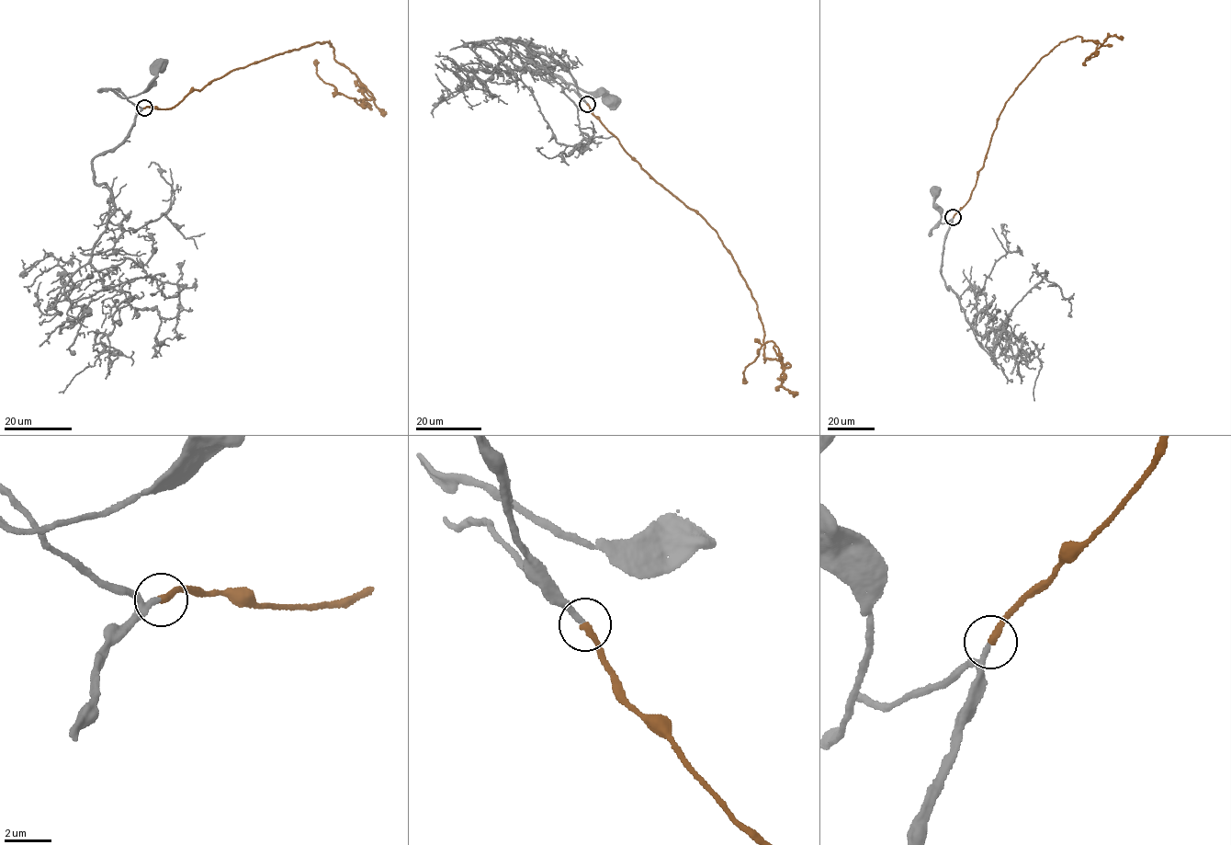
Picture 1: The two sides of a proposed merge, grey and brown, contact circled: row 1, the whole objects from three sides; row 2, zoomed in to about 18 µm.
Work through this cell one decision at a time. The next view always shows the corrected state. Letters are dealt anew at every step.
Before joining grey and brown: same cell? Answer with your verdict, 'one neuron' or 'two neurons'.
one neuron

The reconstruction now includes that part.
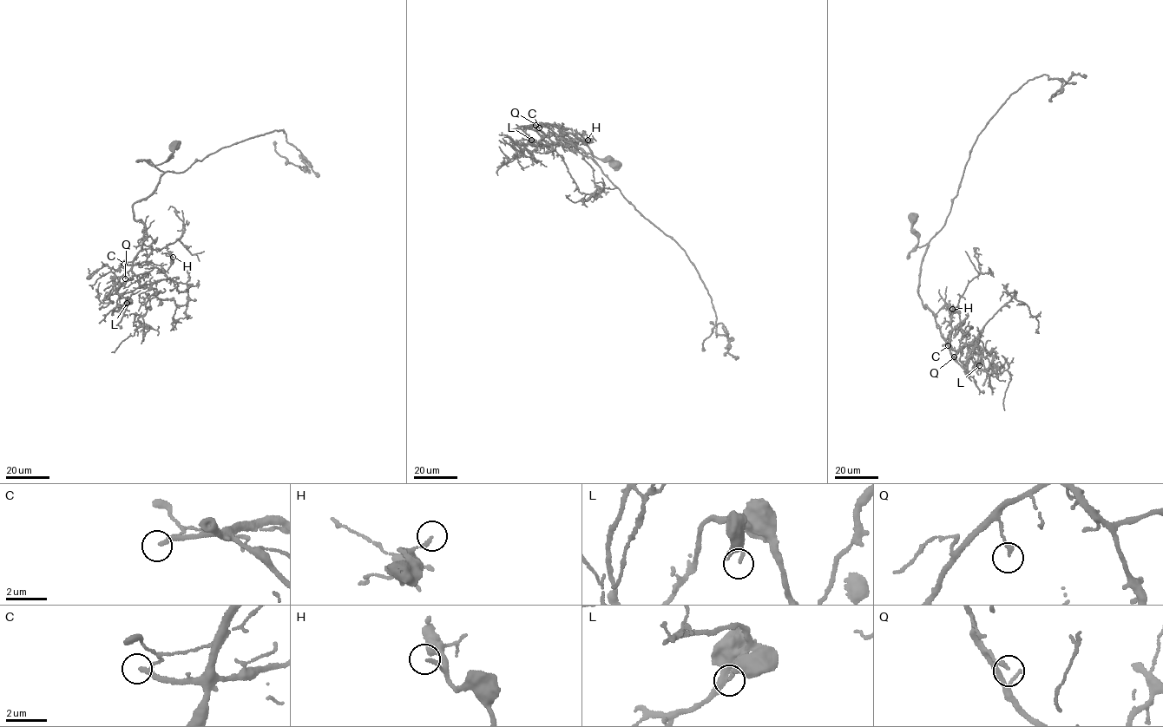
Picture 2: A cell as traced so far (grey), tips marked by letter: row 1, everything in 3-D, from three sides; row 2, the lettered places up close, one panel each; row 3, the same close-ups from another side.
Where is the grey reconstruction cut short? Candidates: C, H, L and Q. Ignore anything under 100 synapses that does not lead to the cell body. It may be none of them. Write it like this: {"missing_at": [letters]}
{"missing_at": ["C"]}

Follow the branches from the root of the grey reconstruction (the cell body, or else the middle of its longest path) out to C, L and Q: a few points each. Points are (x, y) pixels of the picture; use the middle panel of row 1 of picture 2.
C: (616, 165), (582, 150), (587, 157), (597, 164), (585, 141), (559, 128), (567, 127), (539, 127)
L: (616, 165), (582, 150), (587, 157), (597, 164), (585, 141), (559, 128), (567, 127), (523, 127), (531, 140)
Q: (616, 165), (582, 150), (587, 157), (597, 164), (585, 141), (559, 128), (567, 127), (535, 125)

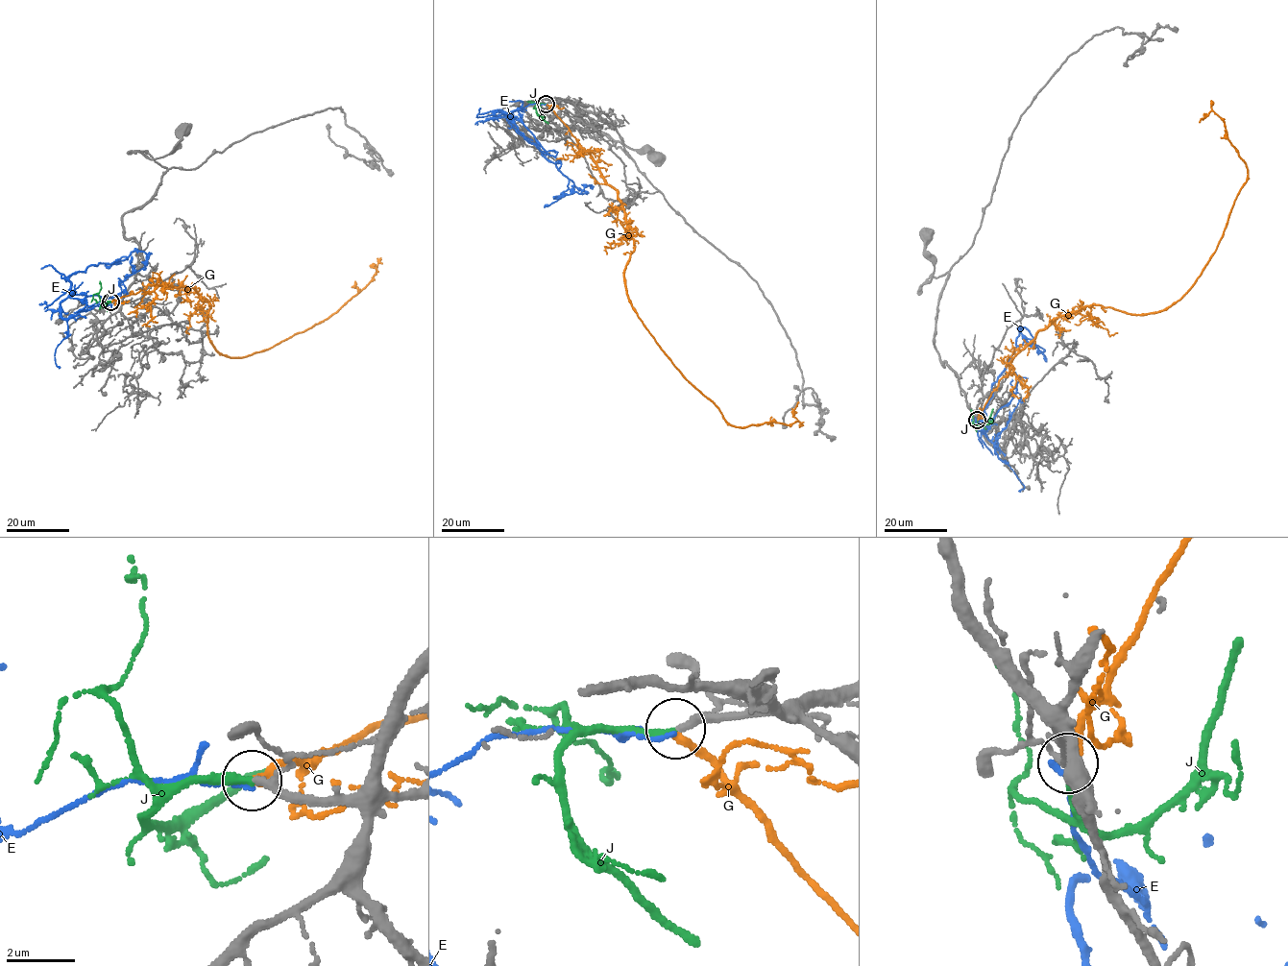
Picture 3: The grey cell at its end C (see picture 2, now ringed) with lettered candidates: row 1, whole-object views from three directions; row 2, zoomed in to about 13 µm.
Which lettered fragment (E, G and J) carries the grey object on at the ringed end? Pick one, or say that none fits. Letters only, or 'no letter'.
J

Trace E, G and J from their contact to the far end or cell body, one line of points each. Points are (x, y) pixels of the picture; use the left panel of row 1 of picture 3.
E: (110, 301), (89, 306), (73, 299), (67, 276), (143, 252), (144, 267), (118, 285)
G: (111, 301), (193, 287), (207, 301), (215, 350), (244, 357), (331, 316), (378, 272)
J: (110, 301), (103, 301), (98, 295), (100, 281)

